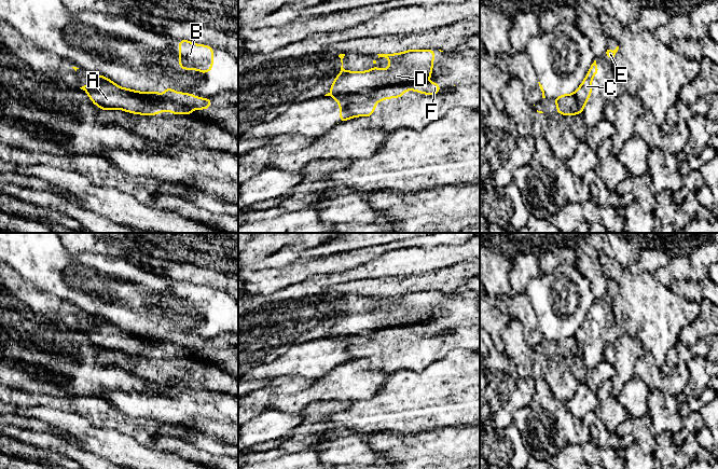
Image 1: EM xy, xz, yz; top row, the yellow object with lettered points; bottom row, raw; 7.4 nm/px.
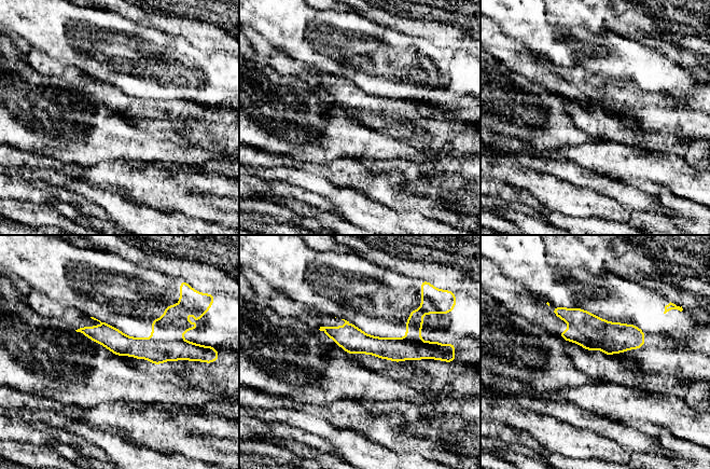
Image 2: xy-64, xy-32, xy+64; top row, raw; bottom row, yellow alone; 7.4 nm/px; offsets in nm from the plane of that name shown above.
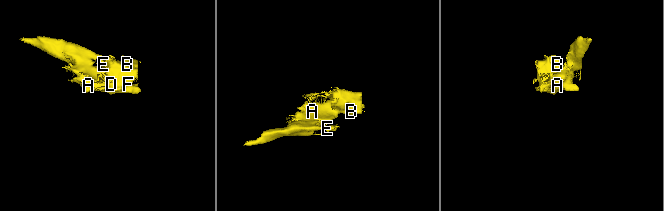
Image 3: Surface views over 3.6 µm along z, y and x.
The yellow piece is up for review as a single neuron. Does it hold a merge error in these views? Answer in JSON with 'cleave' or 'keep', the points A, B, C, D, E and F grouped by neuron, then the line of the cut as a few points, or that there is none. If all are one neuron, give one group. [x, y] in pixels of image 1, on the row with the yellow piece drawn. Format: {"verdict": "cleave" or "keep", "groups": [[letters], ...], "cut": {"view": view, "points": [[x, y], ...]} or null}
{"verdict": "cleave", "groups": [["A", "B", "D", "F"], ["C", "E"]], "cut": {"view": "xz", "points": [[409, 87], [392, 85], [378, 86], [368, 92], [330, 92]]}}

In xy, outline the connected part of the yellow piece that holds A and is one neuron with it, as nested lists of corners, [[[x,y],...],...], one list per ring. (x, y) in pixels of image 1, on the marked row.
[[[110,80],[103,81],[93,89],[89,86],[91,84],[84,85],[84,89],[88,93],[91,101],[99,109],[120,109],[146,116],[163,113],[166,109],[170,114],[193,115],[193,109],[209,109],[212,102],[212,98],[199,98],[193,94],[174,92],[172,87],[165,86],[166,100],[153,106],[150,100],[126,92]]]

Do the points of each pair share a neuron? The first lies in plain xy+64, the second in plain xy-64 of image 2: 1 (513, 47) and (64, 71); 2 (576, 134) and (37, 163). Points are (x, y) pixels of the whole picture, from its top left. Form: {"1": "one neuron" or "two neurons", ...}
{"1": "one neuron", "2": "two neurons"}

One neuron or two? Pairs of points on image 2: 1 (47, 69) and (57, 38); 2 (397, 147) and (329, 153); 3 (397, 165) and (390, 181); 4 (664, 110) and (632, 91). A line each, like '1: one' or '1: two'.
1: two
2: one
3: two
4: one

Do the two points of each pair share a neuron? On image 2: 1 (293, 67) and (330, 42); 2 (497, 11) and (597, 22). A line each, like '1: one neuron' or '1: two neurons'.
1: two neurons
2: two neurons

